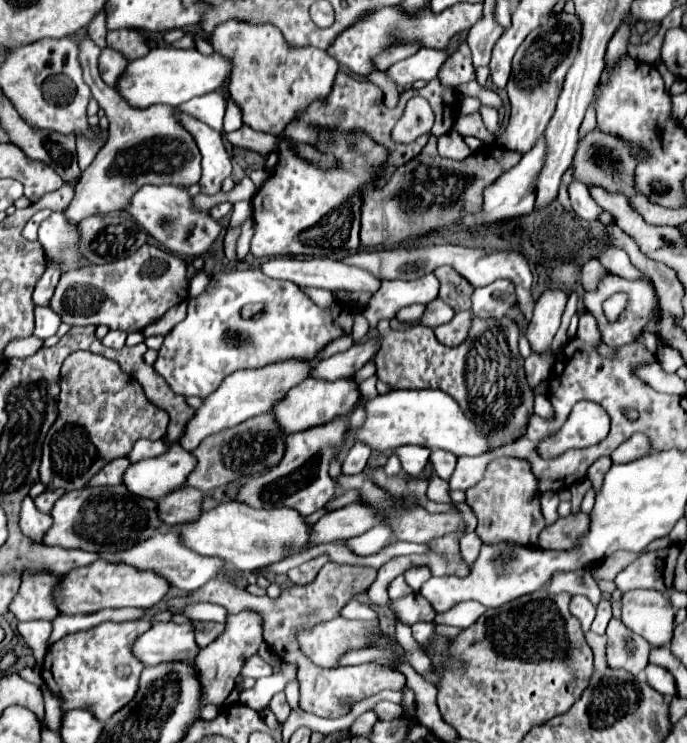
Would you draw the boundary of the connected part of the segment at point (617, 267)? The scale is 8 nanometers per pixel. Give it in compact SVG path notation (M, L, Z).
M609 248L601 254L599 262L609 268L613 274L617 276L623 276L627 280L645 280L645 282L651 282L647 274L641 274L641 270L637 270L631 262L629 262L629 256L621 250L621 248Z

